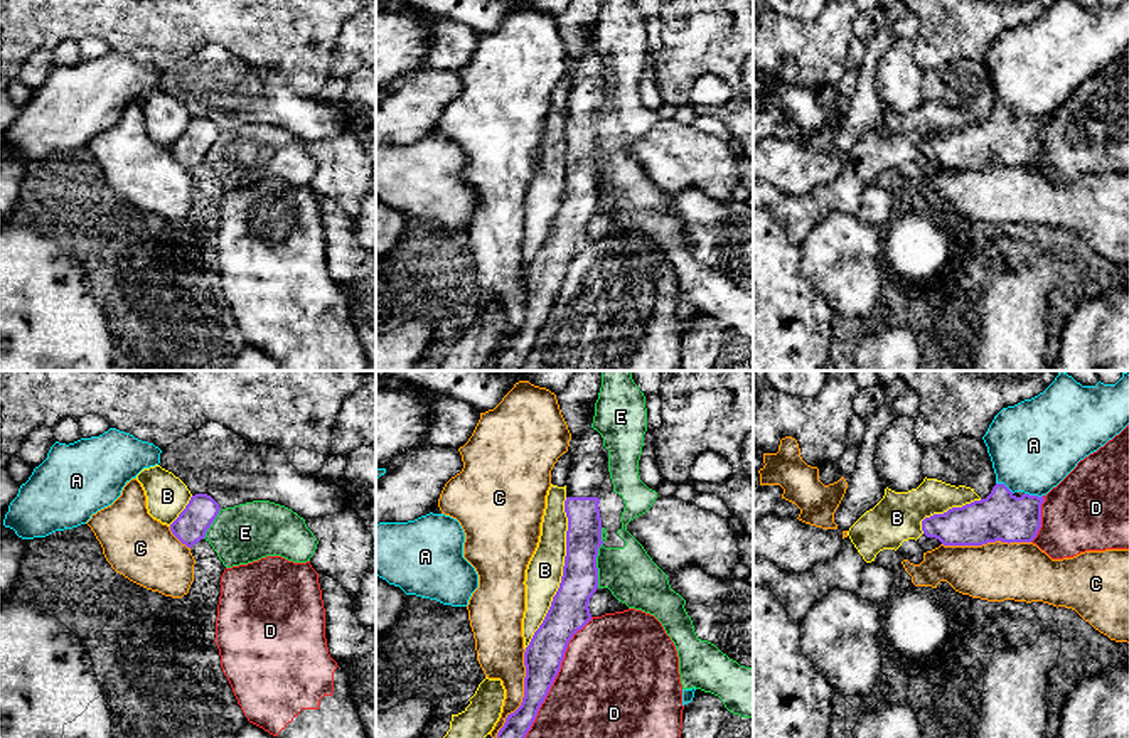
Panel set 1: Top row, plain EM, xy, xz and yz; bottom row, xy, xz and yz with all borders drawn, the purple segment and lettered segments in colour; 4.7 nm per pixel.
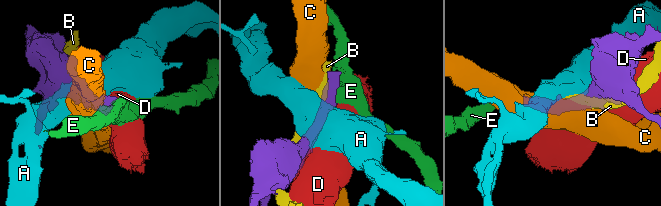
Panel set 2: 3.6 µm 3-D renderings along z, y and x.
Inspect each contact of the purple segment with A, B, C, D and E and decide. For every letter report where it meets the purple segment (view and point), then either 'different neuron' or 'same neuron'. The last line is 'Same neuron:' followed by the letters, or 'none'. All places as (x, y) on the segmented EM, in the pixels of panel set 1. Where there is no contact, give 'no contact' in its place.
A: contact yz (1033, 496); different neuron
B: contact xz (563, 573); different neuron
C: contact xz (524, 693); different neuron
D: contact xz (555, 678); different neuron
E: contact xz (595, 558); different neuron
Same neuron: none

